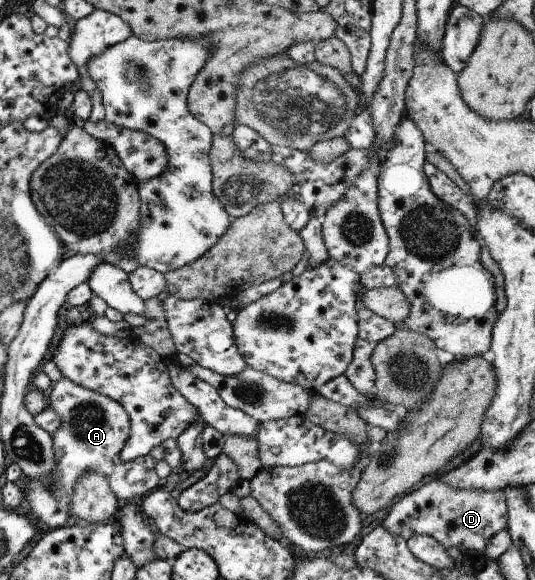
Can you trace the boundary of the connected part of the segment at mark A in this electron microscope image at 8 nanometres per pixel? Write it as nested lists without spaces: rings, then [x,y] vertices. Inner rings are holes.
[[[62,377],[51,385],[46,393],[47,406],[59,418],[60,426],[51,435],[54,468],[49,475],[53,484],[37,478],[23,479],[23,503],[25,514],[40,532],[54,530],[66,523],[70,516],[73,490],[78,479],[86,472],[101,474],[109,484],[111,493],[118,501],[130,501],[133,497],[144,497],[158,487],[159,478],[154,472],[154,459],[138,457],[124,462],[119,452],[129,437],[129,418],[124,409],[107,396],[75,385]]]

